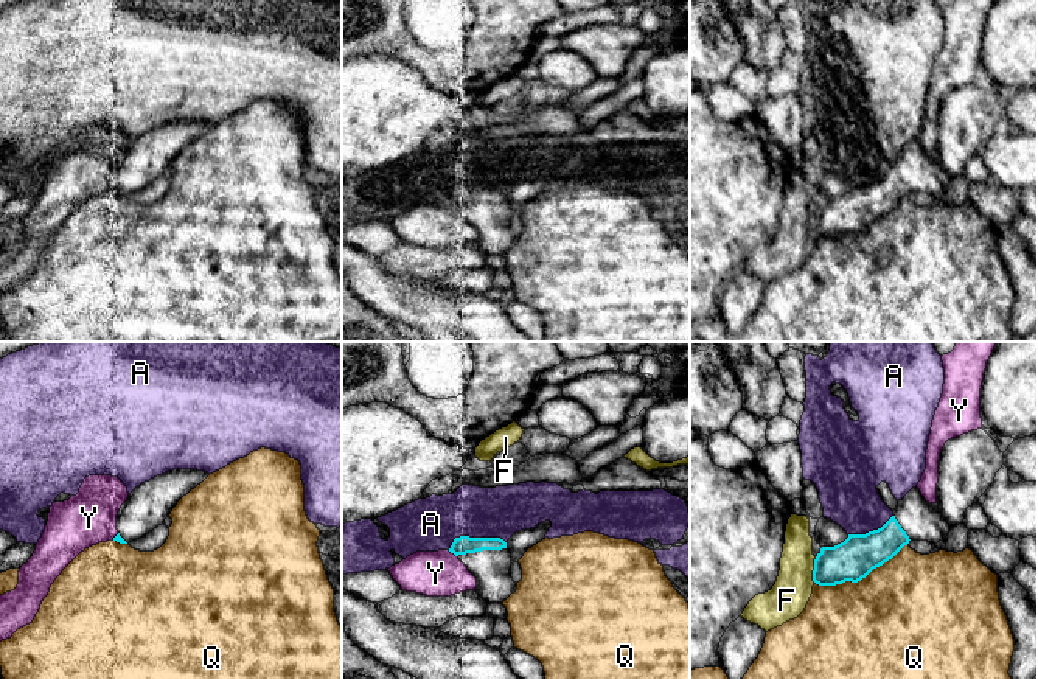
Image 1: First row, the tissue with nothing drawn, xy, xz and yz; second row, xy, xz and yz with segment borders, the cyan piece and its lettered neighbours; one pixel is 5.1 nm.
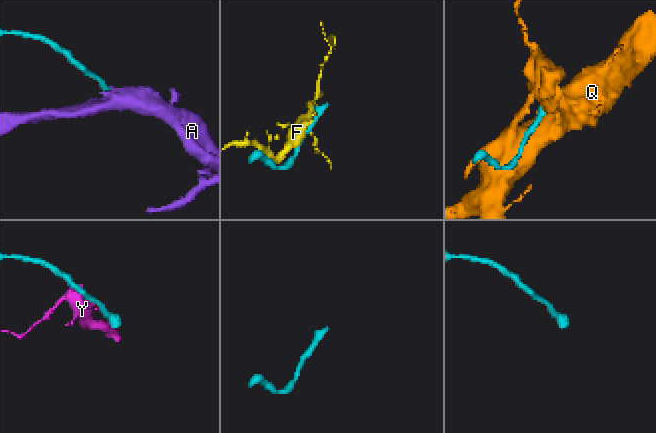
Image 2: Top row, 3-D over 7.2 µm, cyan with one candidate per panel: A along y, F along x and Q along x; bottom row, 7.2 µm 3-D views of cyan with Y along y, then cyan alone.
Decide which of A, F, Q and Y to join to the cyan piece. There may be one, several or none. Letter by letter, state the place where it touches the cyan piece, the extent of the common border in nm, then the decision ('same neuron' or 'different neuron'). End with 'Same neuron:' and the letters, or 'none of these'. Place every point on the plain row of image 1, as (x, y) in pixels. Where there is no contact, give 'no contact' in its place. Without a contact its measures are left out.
A: xz (474, 190) | 300 nm | different neuron
F: yz (815, 221) | 140 nm | different neuron
Q: yz (860, 232) | 500 nm | different neuron
Y: xz (452, 204) | 70 nm | different neuron
Same neuron: none of these

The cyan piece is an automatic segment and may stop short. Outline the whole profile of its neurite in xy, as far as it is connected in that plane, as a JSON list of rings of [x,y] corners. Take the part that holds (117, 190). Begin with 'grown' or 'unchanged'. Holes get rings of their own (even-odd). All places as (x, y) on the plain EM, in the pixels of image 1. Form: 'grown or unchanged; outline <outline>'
grown; outline [[[172,121],[137,138],[117,166],[113,193],[129,196],[162,177],[177,154],[208,127],[197,121]]]

